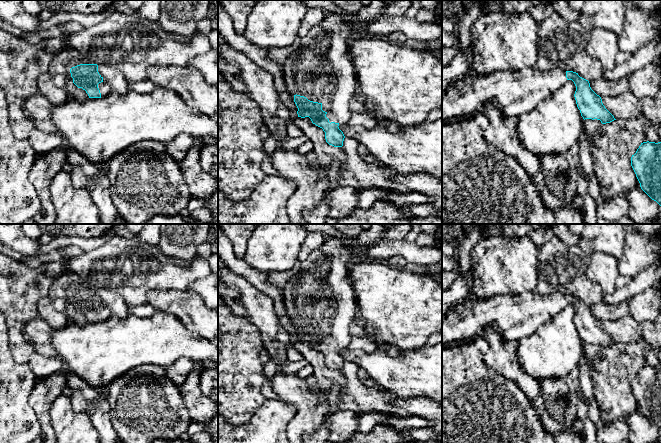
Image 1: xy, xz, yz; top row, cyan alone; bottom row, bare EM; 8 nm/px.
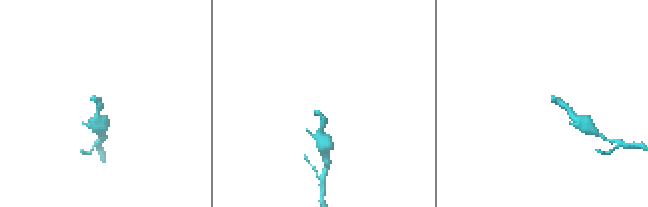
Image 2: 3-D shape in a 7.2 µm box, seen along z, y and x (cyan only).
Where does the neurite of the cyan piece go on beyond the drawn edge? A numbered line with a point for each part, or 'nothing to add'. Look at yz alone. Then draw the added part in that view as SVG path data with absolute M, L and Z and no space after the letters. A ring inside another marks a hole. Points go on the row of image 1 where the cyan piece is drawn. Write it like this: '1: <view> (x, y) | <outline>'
1: yz (513, 92) | M536 66L517 71L498 71L488 75L466 73L446 90L442 96L442 124L456 118L467 118L483 112L487 103L494 104L505 115L519 117L535 109L553 91L566 82L566 71L562 68L541 71Z

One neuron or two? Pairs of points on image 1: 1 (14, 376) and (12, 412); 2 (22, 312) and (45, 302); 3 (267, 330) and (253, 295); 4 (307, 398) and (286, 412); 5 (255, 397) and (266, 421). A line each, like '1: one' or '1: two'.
1: one
2: two
3: one
4: two
5: two

